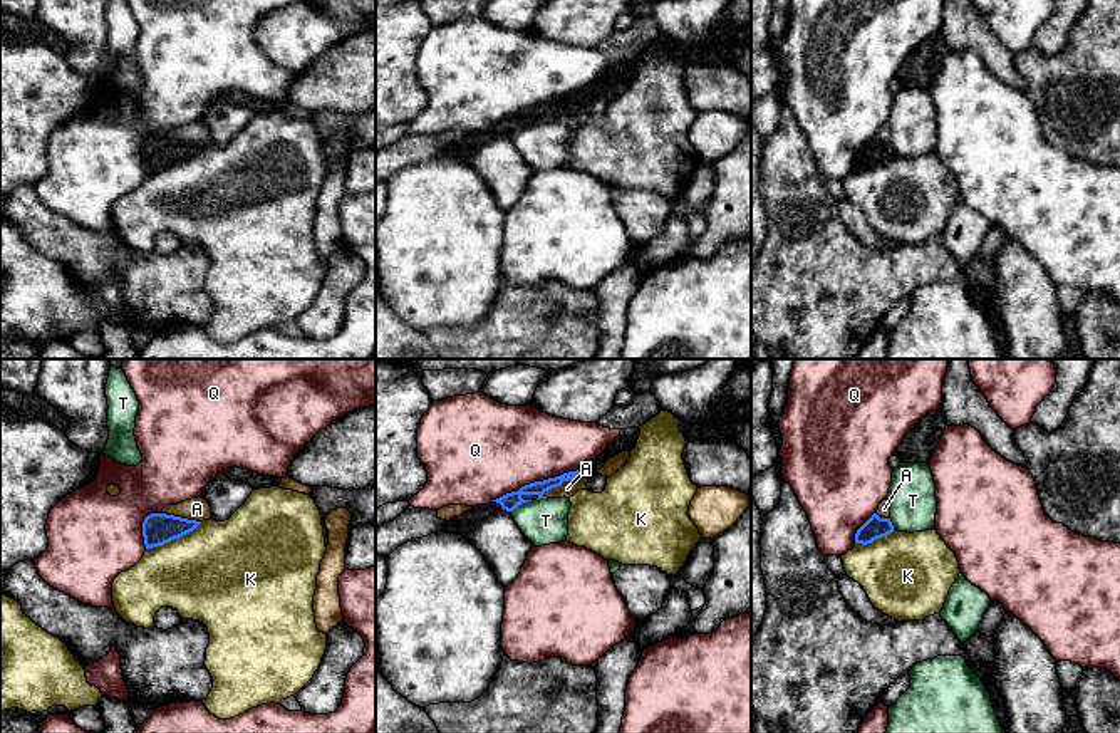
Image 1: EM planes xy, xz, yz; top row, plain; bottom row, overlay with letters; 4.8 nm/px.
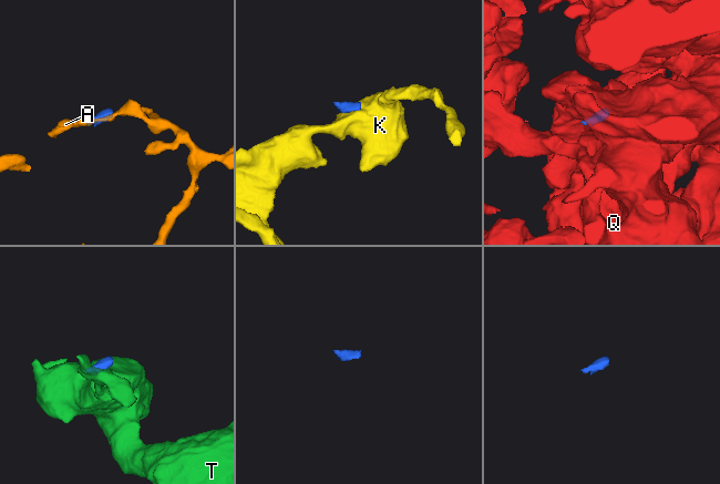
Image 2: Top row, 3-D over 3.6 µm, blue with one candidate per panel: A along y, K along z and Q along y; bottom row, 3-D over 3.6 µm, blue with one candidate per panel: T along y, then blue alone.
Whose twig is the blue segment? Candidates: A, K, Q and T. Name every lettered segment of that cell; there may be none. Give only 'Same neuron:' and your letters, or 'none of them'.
Same neuron: none of them

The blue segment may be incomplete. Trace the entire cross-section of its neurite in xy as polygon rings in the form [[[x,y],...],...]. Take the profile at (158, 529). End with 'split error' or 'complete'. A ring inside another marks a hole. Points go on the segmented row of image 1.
[[[151,513],[143,522],[146,548],[164,545],[193,532],[201,522],[188,520],[166,513]]]; complete

